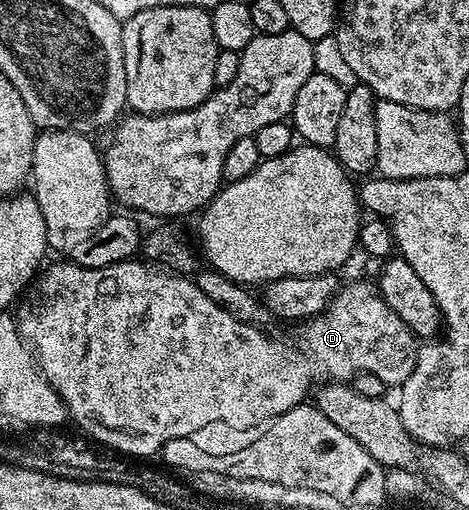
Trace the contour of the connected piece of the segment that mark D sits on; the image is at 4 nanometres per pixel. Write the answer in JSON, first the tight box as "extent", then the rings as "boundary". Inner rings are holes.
{"extent":[16,258,419,457],"boundary":[[[137,258],[126,259],[123,263],[108,265],[100,269],[92,269],[86,266],[77,266],[75,263],[63,261],[49,265],[35,278],[31,284],[28,296],[30,303],[21,305],[16,311],[16,322],[18,331],[23,340],[29,344],[36,356],[39,370],[45,376],[65,404],[69,418],[75,419],[81,430],[85,432],[91,440],[113,449],[126,457],[150,457],[157,456],[161,452],[162,446],[173,439],[189,440],[190,435],[197,431],[202,431],[205,427],[210,427],[213,423],[223,423],[226,427],[235,427],[242,431],[245,427],[258,427],[275,419],[277,415],[288,413],[288,409],[299,407],[301,403],[307,402],[306,394],[313,392],[316,385],[325,385],[331,381],[350,381],[358,374],[371,374],[380,377],[387,385],[401,385],[408,381],[412,369],[416,365],[418,356],[419,340],[414,332],[400,321],[392,309],[382,300],[378,293],[378,288],[373,282],[370,283],[350,283],[339,286],[338,291],[330,301],[330,306],[318,315],[297,324],[298,332],[290,335],[287,339],[273,339],[270,335],[265,335],[261,326],[236,321],[232,313],[220,309],[216,301],[211,301],[209,297],[204,297],[204,293],[198,288],[197,282],[193,278],[171,273],[155,264],[139,261]]]}

